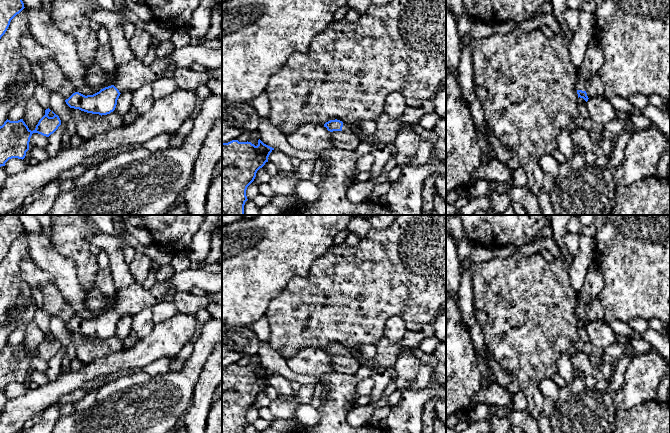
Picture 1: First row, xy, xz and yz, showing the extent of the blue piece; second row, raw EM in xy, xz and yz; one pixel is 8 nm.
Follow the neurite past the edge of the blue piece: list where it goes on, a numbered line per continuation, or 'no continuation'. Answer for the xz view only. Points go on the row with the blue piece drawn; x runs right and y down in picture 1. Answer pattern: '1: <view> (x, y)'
1: xz (381, 153)

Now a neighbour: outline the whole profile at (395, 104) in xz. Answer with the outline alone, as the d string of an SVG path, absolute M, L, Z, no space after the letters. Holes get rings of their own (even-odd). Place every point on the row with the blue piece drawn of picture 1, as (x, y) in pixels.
M398 91L390 92L385 100L383 113L395 119L403 115L407 107L403 94Z

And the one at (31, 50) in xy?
M25 33L20 39L22 55L31 63L38 64L46 59L52 58L49 49L39 45L31 33Z

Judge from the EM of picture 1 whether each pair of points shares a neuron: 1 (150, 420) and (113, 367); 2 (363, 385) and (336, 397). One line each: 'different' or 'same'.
1: different
2: different

